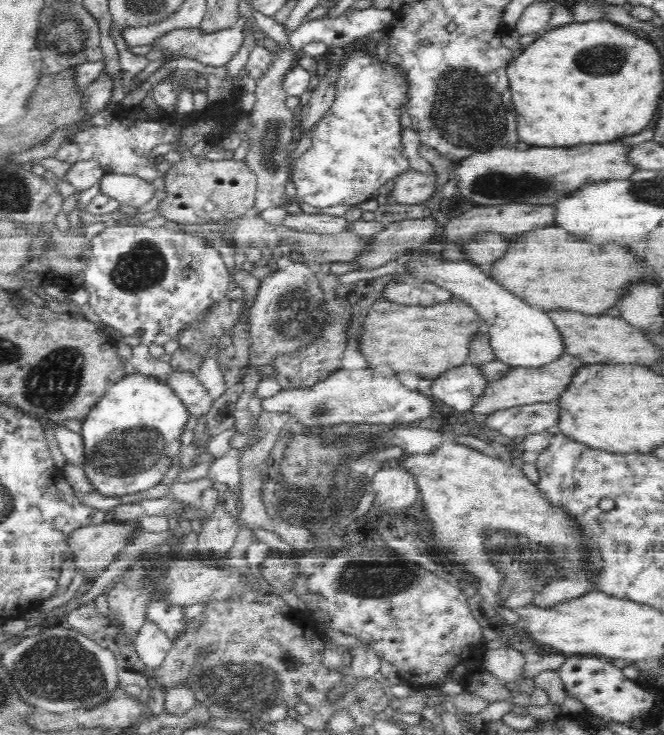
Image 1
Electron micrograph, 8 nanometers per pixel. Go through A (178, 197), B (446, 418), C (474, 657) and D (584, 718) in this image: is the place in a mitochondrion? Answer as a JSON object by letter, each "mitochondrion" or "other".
{"A":"other","B":"other","C":"other","D":"other"}

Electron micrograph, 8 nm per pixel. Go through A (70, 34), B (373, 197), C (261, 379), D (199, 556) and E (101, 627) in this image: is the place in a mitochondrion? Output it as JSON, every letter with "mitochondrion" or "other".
{"A":"mitochondrion","B":"other","C":"other","D":"other","E":"mitochondrion"}

